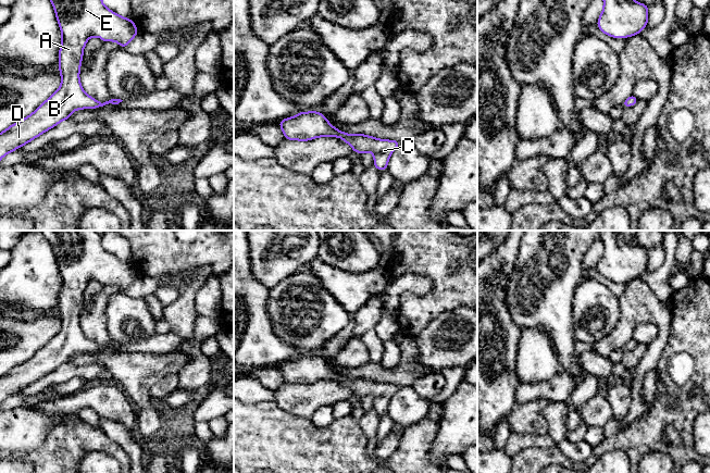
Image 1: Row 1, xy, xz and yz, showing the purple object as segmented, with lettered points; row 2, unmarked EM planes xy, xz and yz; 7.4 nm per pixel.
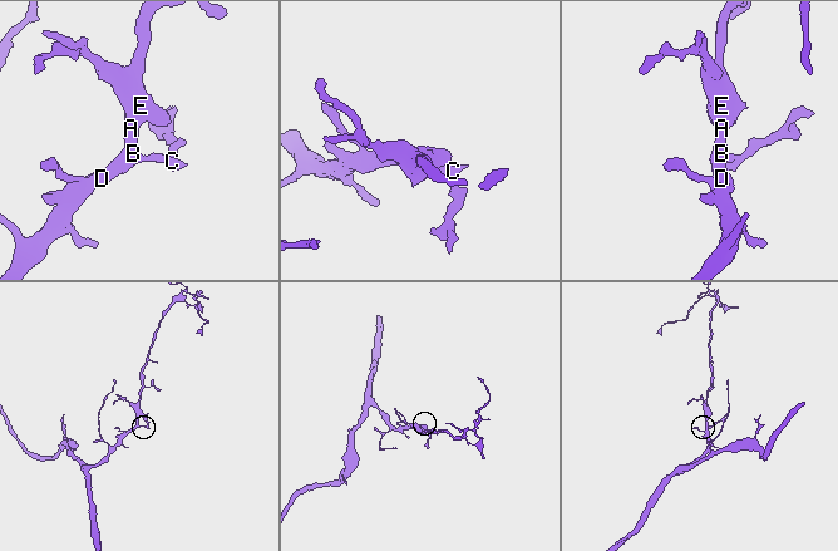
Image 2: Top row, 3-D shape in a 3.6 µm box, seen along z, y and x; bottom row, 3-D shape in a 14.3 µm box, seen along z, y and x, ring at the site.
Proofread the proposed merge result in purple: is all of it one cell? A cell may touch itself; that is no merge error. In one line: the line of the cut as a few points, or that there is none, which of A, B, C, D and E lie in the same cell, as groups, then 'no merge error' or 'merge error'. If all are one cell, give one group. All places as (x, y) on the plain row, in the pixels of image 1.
cut none; groups A B C D E; no merge error

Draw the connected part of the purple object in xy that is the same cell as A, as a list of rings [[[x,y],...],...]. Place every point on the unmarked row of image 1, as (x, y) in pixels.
[[[97,231],[40,232],[52,247],[62,277],[58,309],[61,318],[61,329],[32,358],[0,376],[0,403],[5,398],[21,391],[57,370],[60,365],[68,363],[76,353],[98,352],[109,347],[119,348],[122,346],[123,344],[112,340],[109,345],[102,347],[84,335],[79,324],[80,309],[84,300],[83,295],[90,281],[100,281],[103,286],[116,285],[124,291],[139,275],[130,262],[116,258],[102,247],[102,236]]]

